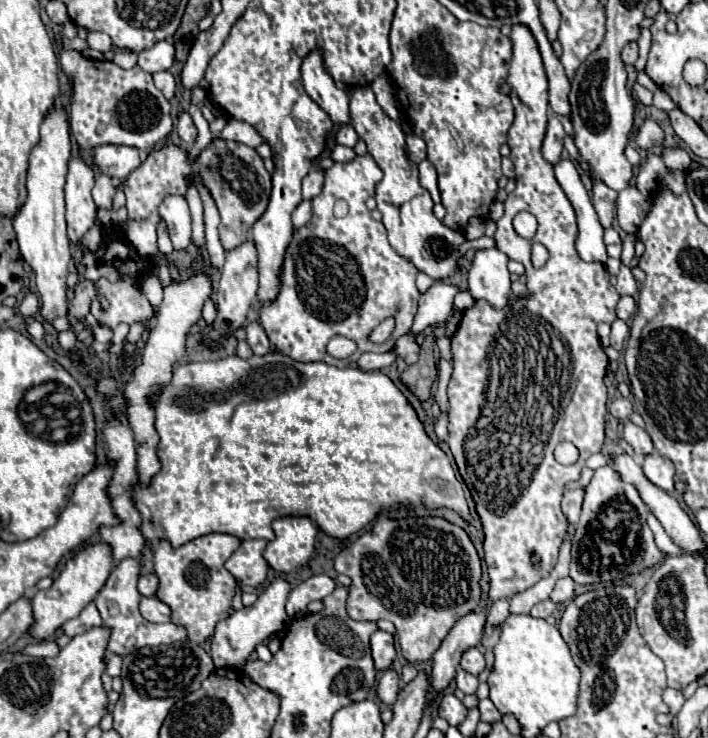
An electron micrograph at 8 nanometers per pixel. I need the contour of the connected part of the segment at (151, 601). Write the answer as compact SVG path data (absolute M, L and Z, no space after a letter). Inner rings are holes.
M156 596L140 600L140 614L150 622L170 622L172 620L170 606L160 602Z

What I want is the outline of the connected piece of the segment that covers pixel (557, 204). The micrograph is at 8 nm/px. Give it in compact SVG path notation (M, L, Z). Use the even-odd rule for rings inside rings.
M512 26L512 44L514 44L514 56L512 56L512 68L510 68L510 74L508 74L508 86L510 86L510 98L512 98L512 104L516 108L516 118L514 118L514 124L512 128L508 130L508 146L512 150L510 158L514 162L514 168L516 168L516 190L512 194L508 194L506 202L504 202L504 216L496 222L496 234L494 234L494 240L496 240L496 248L500 252L504 252L508 258L516 260L516 262L522 262L524 268L526 268L526 288L528 288L528 294L526 298L522 296L510 296L510 302L498 310L498 316L500 316L500 326L496 330L496 334L492 336L492 344L488 346L486 350L486 358L482 360L482 378L474 384L472 388L472 394L464 394L464 396L448 396L450 400L450 424L448 424L448 430L450 430L450 436L448 436L448 446L454 454L454 460L458 464L458 470L460 470L460 476L464 478L464 482L468 484L470 492L472 492L472 498L476 500L476 508L478 508L478 514L482 518L482 526L484 526L484 560L486 560L486 566L488 566L488 576L490 576L490 598L492 600L498 600L498 598L510 598L526 588L530 588L532 584L536 584L540 578L546 578L552 568L556 566L556 560L558 560L558 548L564 540L564 534L566 534L566 518L560 510L560 500L562 500L562 492L564 492L564 484L570 482L570 480L578 480L580 478L580 472L586 464L586 458L600 452L602 446L604 446L604 416L606 416L606 386L604 386L604 374L608 370L608 356L606 352L602 350L602 344L600 344L600 338L598 338L598 324L600 322L614 322L616 320L616 302L620 300L618 292L614 290L614 286L610 284L610 274L606 270L606 266L602 262L584 262L578 252L576 252L576 236L578 236L578 224L576 224L576 214L574 214L574 208L570 204L570 200L566 198L566 194L562 192L560 184L556 182L554 178L554 172L552 172L552 166L542 158L542 140L544 140L544 134L546 134L546 126L548 126L548 82L546 82L546 76L544 76L544 66L542 66L542 60L540 60L540 52L536 48L536 40L532 40L532 32L528 32L528 28L524 26ZM518 212L530 212L536 216L538 220L538 230L536 230L536 236L534 238L522 238L514 228L512 228L512 220ZM534 242L540 242L548 248L550 252L550 260L546 262L544 268L532 268L530 264L530 248ZM562 440L568 440L572 444L576 444L576 448L580 450L580 458L576 464L572 466L562 466L554 460L552 452L556 448L558 442ZM532 552L536 552L536 556L540 558L536 564L532 562Z

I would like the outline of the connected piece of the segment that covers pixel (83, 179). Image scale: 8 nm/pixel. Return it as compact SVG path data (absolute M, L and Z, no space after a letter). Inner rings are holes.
M72 158L64 192L66 192L68 238L74 244L78 244L96 222L96 204L90 194L92 188L94 188L94 170L82 158Z

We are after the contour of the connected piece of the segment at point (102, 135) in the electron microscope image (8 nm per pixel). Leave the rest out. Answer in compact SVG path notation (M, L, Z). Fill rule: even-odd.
M62 50L60 64L72 80L70 132L80 148L92 152L104 144L126 144L140 150L152 150L172 132L170 102L154 86L152 74L140 66L124 70L110 60L90 60L76 50Z

